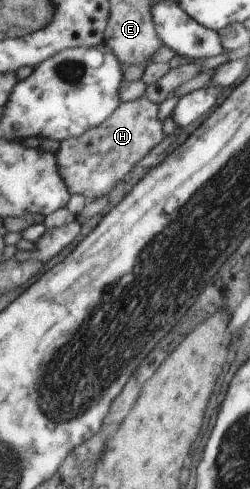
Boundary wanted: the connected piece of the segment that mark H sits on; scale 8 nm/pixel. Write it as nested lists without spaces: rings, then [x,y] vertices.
[[[140,95],[133,101],[120,102],[119,108],[102,125],[95,126],[94,129],[88,129],[86,133],[60,143],[55,155],[58,175],[64,181],[66,189],[71,195],[82,195],[88,202],[91,202],[100,196],[104,196],[104,194],[108,194],[116,186],[117,182],[122,182],[124,176],[132,170],[138,160],[142,160],[152,148],[162,142],[162,138],[164,138],[162,130],[164,130],[162,122],[158,120],[158,105],[152,103],[149,98]]]

